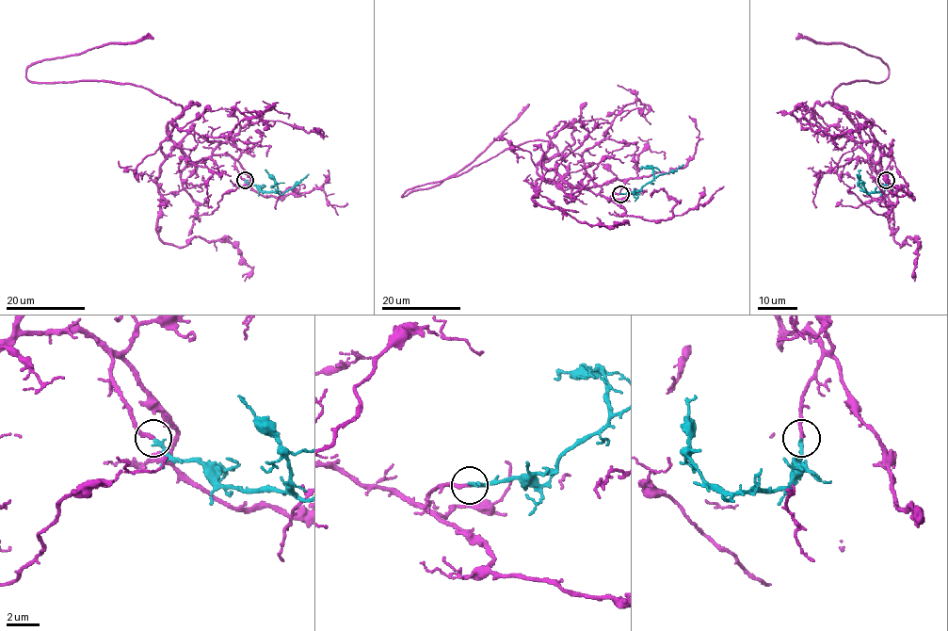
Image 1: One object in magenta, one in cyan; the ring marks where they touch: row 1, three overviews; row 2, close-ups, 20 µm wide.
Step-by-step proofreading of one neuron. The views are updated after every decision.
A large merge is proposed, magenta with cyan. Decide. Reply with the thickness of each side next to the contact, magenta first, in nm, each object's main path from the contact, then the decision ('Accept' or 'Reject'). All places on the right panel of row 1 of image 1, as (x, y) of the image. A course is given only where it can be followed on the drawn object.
Thickness 200 nm (magenta) against 240 nm. Course of magenta: (886, 180), (889, 155), (875, 162), (832, 93), (842, 84), (881, 82), (889, 68), (859, 49), (795, 38). Course of cyan: (886, 180), (883, 191), (868, 194), (856, 174). Accept

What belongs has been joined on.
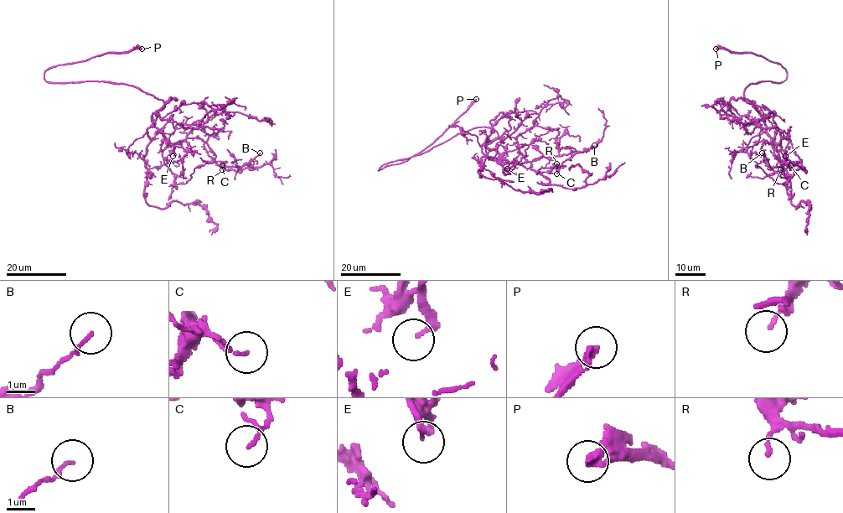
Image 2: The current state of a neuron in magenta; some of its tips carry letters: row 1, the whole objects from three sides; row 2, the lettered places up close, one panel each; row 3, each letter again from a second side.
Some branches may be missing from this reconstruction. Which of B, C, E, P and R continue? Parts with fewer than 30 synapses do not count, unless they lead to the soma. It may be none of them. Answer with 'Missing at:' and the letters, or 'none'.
Missing at: E, P

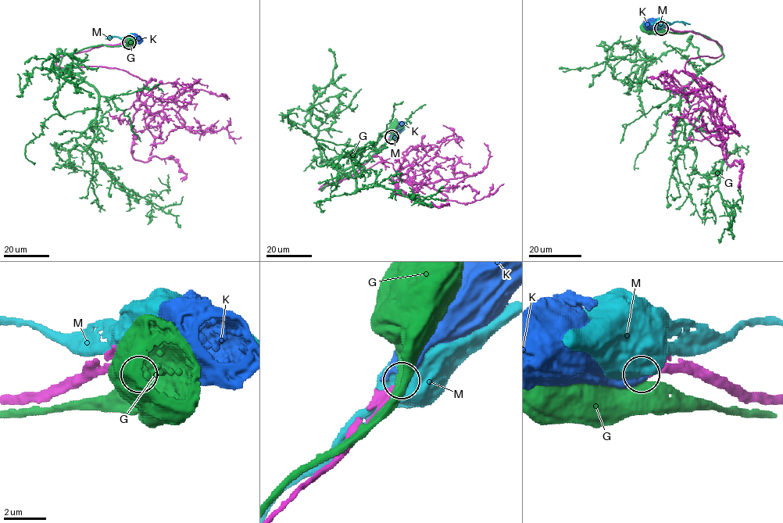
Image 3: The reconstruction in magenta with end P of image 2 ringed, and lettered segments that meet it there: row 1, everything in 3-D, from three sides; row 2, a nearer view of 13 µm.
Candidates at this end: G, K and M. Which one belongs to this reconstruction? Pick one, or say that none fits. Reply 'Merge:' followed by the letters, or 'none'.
Merge: K

